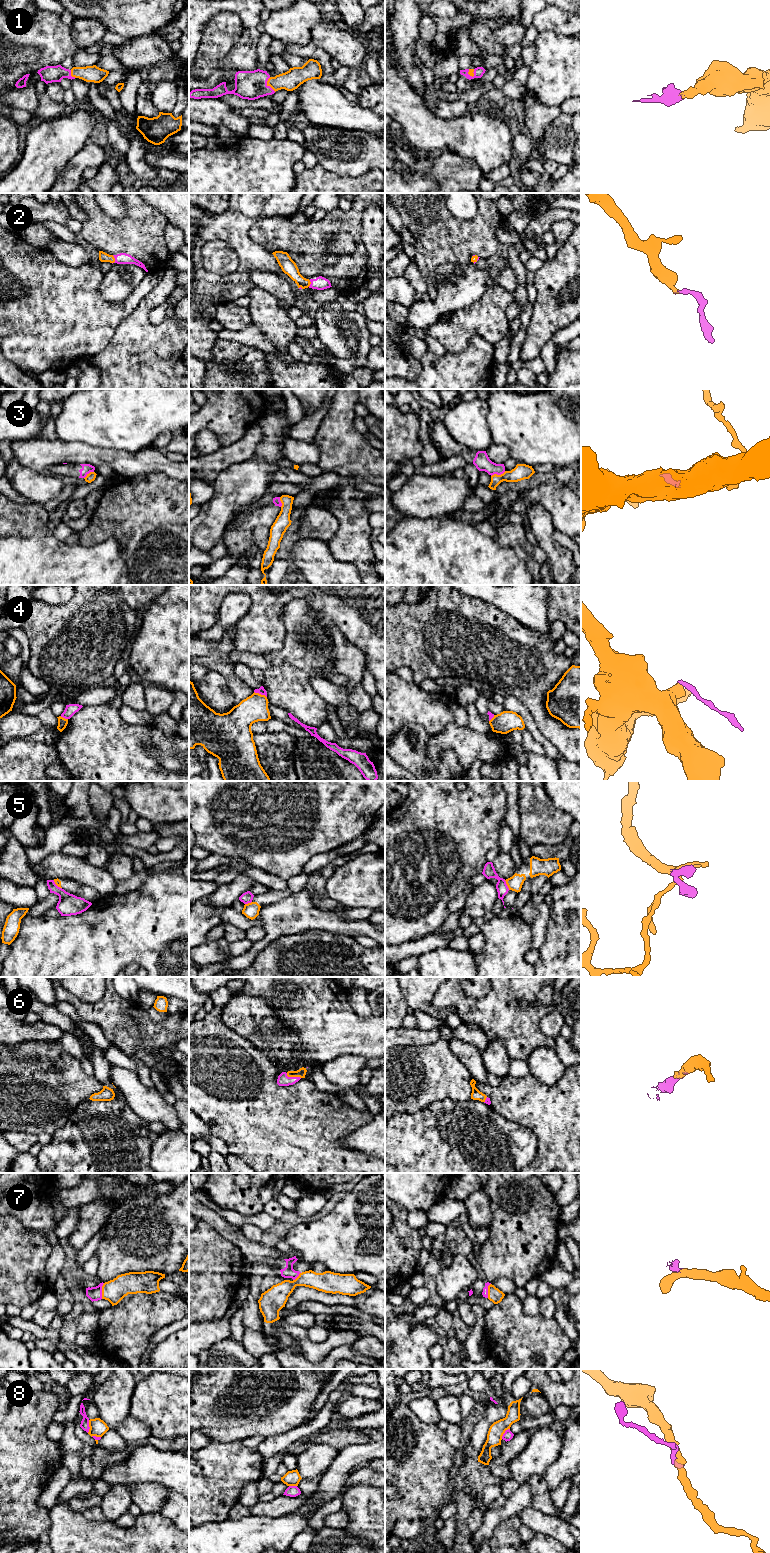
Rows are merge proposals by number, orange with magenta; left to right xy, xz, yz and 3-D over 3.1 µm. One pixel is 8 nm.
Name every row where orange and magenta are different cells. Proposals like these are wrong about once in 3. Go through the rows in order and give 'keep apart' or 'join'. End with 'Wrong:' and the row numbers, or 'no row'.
1: join
2: join
3: keep apart
4: keep apart
5: keep apart
6: join
7: join
8: keep apart
Wrong: 3, 4, 5, 8

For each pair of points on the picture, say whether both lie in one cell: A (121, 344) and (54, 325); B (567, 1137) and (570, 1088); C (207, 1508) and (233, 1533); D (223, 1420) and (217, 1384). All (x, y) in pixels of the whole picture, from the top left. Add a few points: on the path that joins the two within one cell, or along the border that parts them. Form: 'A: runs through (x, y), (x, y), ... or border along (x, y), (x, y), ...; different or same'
A: border along (122, 320), (117, 326), (111, 341), (93, 356); different
B: runs through (570, 1125), (570, 1100); same
C: border along (228, 1518), (222, 1521), (206, 1522), (199, 1526); different
D: runs through (223, 1411), (223, 1393); same

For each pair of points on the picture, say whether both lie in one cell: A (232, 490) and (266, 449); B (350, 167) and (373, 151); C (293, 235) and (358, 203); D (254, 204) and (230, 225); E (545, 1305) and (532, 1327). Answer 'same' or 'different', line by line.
A: same
B: same
C: same
D: same
E: different

